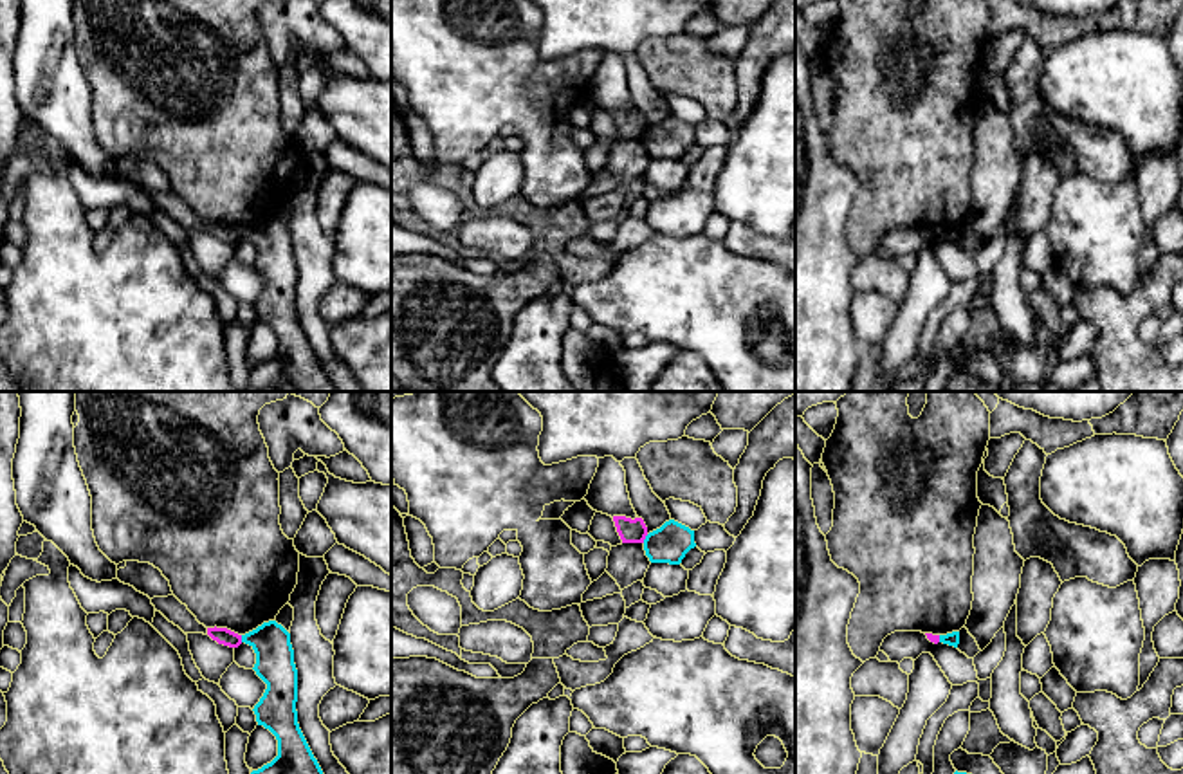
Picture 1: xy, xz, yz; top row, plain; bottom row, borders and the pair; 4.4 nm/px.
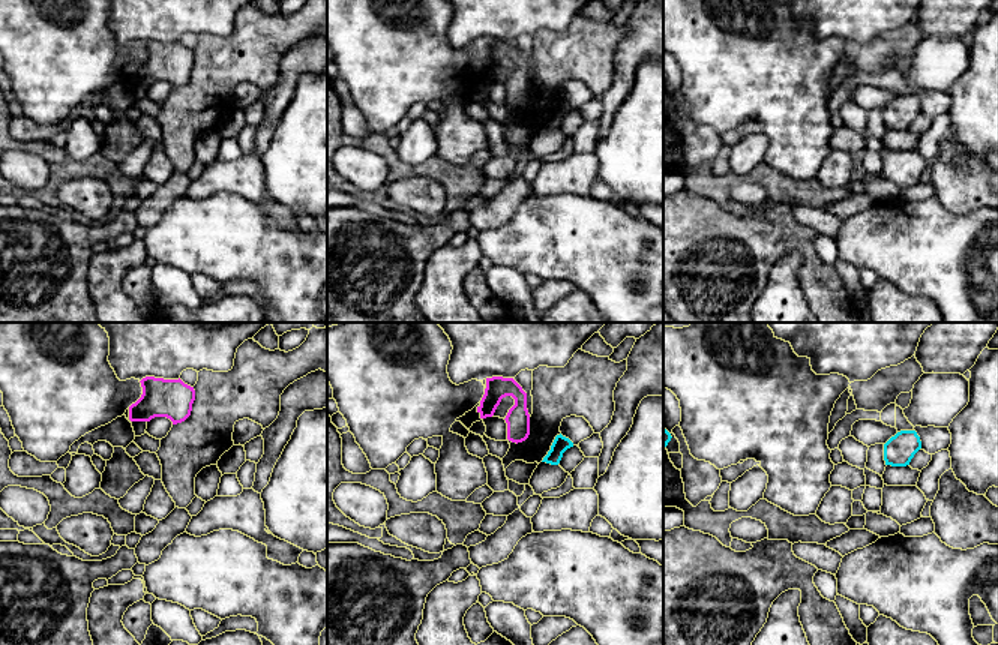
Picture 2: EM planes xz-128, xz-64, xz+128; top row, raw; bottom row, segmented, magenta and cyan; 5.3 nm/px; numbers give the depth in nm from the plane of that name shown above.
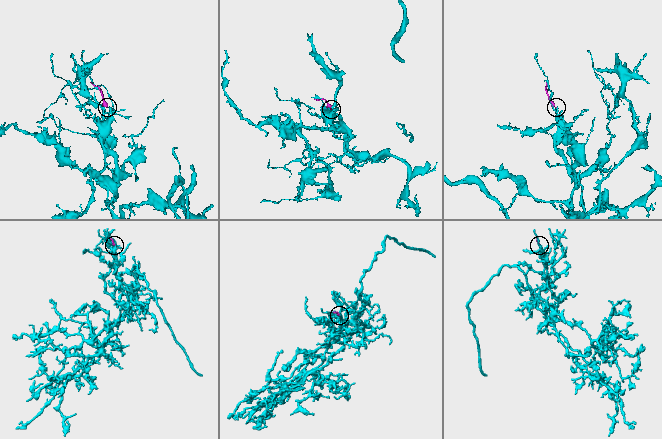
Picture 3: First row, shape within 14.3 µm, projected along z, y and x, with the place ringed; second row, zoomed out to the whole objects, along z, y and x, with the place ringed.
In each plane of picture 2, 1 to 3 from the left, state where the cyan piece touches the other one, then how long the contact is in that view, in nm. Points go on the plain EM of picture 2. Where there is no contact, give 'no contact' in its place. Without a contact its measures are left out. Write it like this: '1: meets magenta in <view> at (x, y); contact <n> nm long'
1: no contact
2: no contact
3: no contact

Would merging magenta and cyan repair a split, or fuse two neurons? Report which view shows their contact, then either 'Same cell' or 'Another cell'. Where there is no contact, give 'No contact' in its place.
Touches magenta in xz. Another cell

